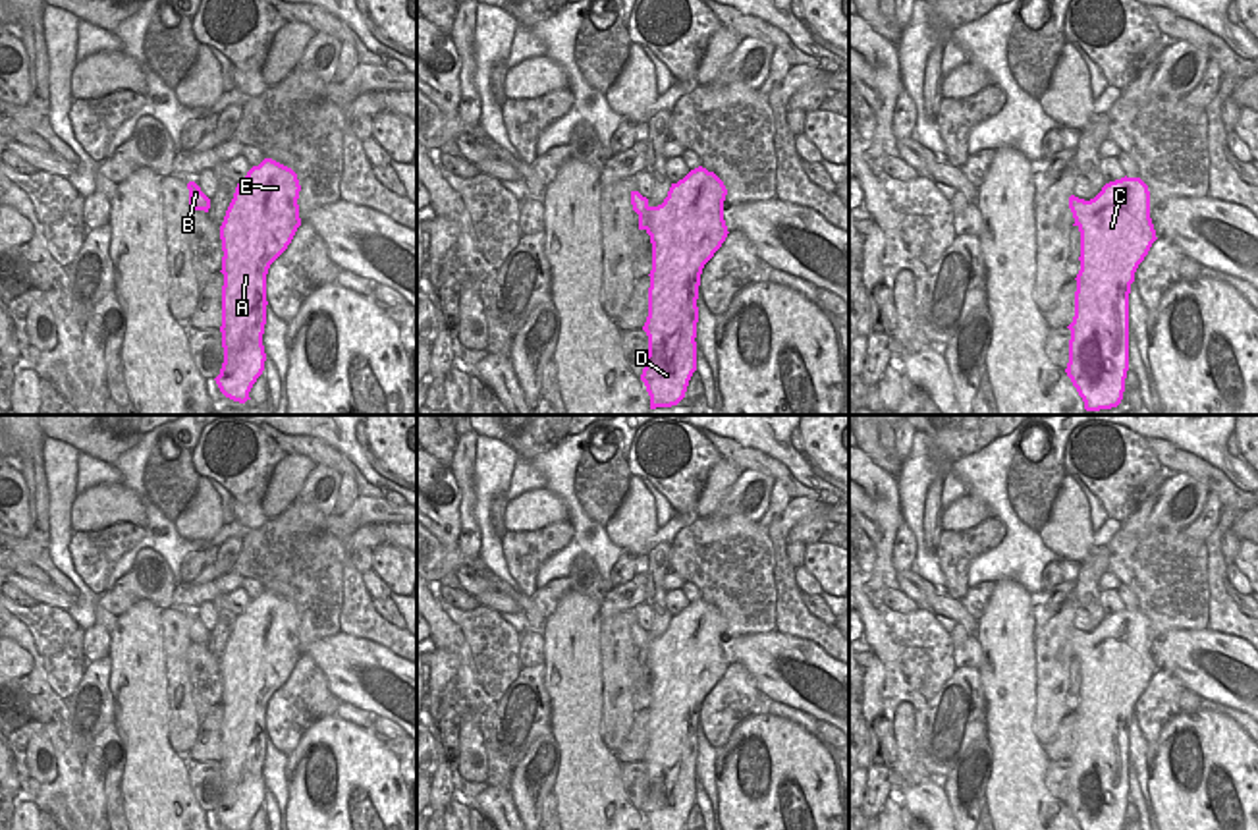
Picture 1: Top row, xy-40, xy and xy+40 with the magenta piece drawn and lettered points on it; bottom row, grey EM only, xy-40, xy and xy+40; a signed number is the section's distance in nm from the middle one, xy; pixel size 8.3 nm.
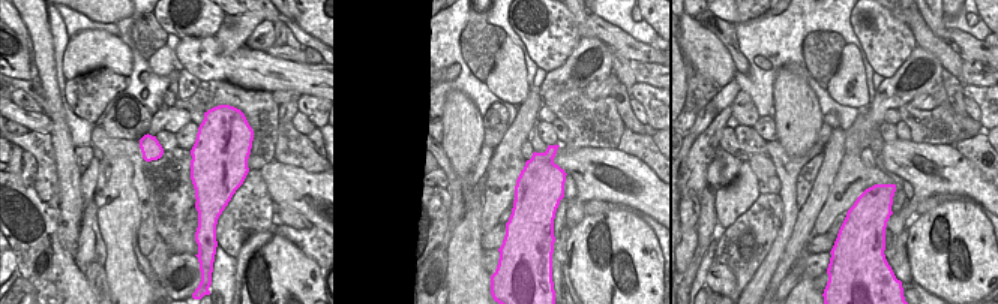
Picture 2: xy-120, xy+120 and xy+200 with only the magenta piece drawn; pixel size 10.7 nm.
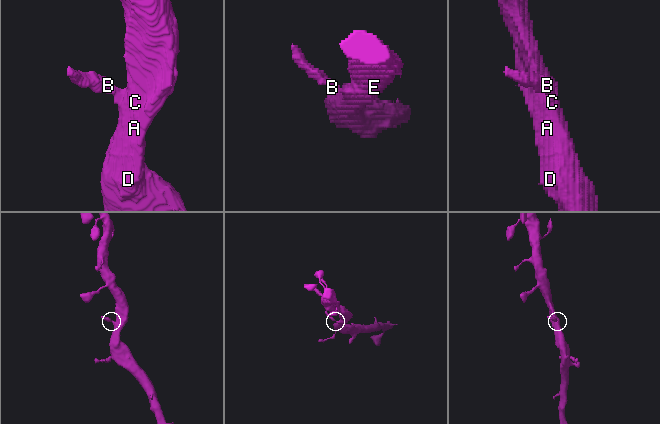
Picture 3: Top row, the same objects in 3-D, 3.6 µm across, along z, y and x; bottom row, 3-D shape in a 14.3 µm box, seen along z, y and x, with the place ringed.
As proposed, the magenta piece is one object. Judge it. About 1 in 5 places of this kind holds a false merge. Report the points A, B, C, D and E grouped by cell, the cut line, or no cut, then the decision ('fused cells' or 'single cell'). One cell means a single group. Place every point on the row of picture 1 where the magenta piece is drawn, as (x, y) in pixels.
A B C D E | no cut | single cell

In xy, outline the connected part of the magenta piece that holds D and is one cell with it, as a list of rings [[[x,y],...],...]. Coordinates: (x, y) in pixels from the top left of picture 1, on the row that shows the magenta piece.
[[[702,166],[671,183],[668,197],[658,207],[650,207],[646,197],[631,191],[631,205],[639,214],[639,230],[644,230],[652,243],[648,317],[643,326],[648,336],[648,355],[641,374],[650,396],[650,409],[677,405],[685,398],[689,380],[697,371],[698,286],[704,264],[729,234],[724,220],[725,195],[724,181]]]

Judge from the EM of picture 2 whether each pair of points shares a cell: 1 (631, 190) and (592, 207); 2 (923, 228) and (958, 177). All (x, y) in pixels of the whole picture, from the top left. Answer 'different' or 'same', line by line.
1: different
2: different

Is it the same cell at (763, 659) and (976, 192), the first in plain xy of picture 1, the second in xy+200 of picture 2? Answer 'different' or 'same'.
same

